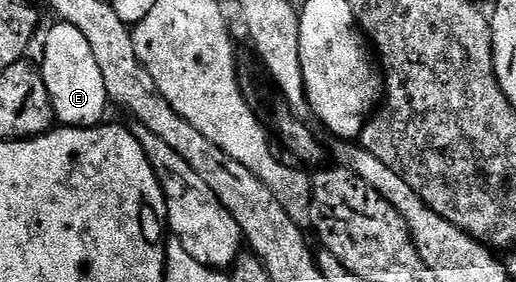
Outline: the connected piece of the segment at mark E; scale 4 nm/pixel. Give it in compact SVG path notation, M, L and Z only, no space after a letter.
M59 21L46 34L46 43L42 46L42 62L40 69L42 79L48 88L48 96L52 100L55 119L63 127L96 126L103 121L108 107L104 76L96 65L96 56L92 56L92 48L88 40L84 40L81 32L76 32L72 24Z

